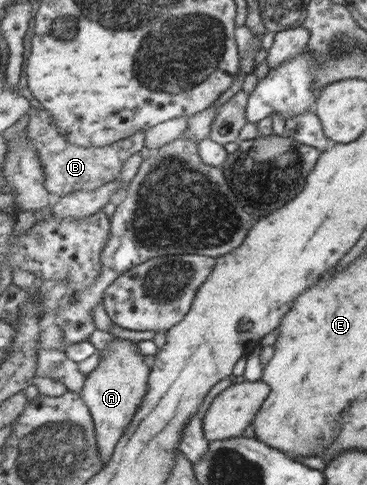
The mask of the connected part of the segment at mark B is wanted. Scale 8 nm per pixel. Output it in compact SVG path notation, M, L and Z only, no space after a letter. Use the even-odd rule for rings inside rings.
M31 107L29 124L26 126L30 142L34 140L34 148L40 156L44 174L46 174L46 190L60 198L69 193L86 190L96 191L116 180L122 174L124 162L132 153L143 153L144 134L137 132L126 139L104 147L82 147L72 144L62 136L54 115L45 108Z

